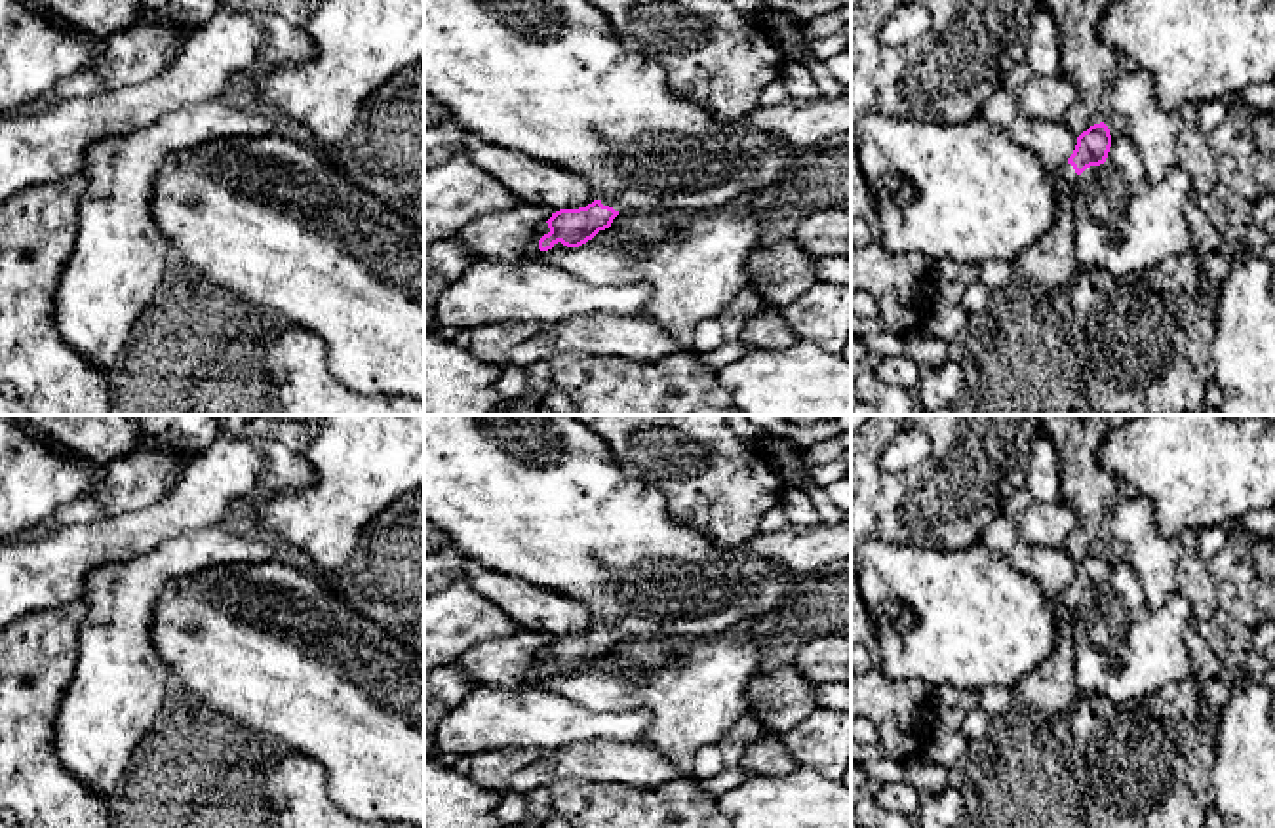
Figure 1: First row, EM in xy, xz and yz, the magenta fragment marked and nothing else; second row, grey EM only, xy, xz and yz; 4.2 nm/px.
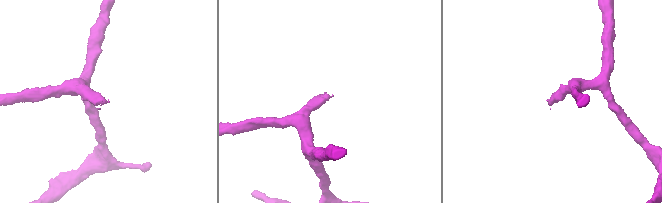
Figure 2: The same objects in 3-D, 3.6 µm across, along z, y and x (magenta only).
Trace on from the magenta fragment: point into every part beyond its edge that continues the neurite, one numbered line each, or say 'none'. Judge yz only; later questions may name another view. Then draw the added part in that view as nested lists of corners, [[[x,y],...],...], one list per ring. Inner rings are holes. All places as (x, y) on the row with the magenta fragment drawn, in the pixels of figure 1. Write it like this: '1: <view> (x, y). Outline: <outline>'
1: yz (1068, 174). Outline: [[[1064,164],[1062,166],[1062,169],[1060,169],[1060,177],[1062,177],[1062,181],[1068,185],[1068,187],[1071,187],[1071,188],[1075,188],[1075,183],[1077,183],[1077,179],[1079,179],[1079,175],[1075,173],[1075,169],[1073,169],[1073,166],[1071,164]]]

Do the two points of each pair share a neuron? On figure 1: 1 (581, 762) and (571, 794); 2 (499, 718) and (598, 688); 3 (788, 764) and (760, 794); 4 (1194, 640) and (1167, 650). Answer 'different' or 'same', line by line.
1: different
2: different
3: different
4: different

